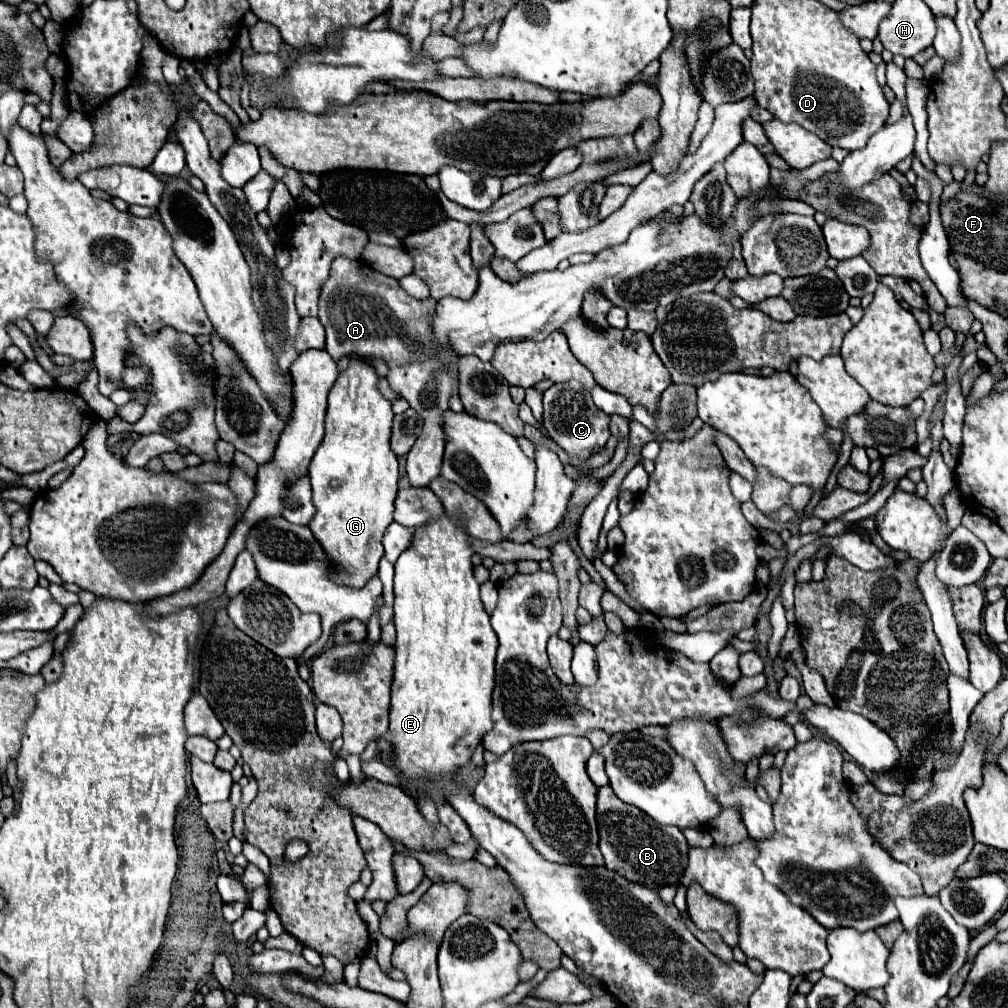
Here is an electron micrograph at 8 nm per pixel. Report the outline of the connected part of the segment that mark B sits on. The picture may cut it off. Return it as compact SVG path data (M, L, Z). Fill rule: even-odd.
M610 786L598 790L598 828L600 850L606 860L606 868L618 872L630 882L646 884L650 888L662 888L666 884L678 884L686 870L688 842L676 826L662 826L646 816L636 806L628 806L614 796Z

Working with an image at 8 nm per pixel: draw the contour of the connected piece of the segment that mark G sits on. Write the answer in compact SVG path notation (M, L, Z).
M350 360L348 368L338 376L336 384L328 394L326 410L326 434L310 462L310 484L312 484L312 504L316 508L314 520L308 528L314 532L314 538L322 544L330 566L338 574L342 584L360 588L378 572L378 562L384 556L382 536L392 522L394 498L398 490L398 460L390 450L390 430L392 430L392 404L376 388L378 376L370 364L362 360Z

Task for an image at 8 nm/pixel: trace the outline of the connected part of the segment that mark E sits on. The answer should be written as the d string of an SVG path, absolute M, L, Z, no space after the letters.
M444 514L438 520L430 520L424 526L416 528L412 546L400 554L394 566L394 622L396 622L396 660L392 676L392 702L390 702L390 742L394 746L394 764L410 782L428 782L442 780L448 774L458 774L472 758L476 746L482 742L482 736L492 728L492 690L494 690L494 658L498 648L498 638L490 626L490 616L486 614L480 600L480 584L474 580L472 572L472 548L468 544L468 534L460 524Z

